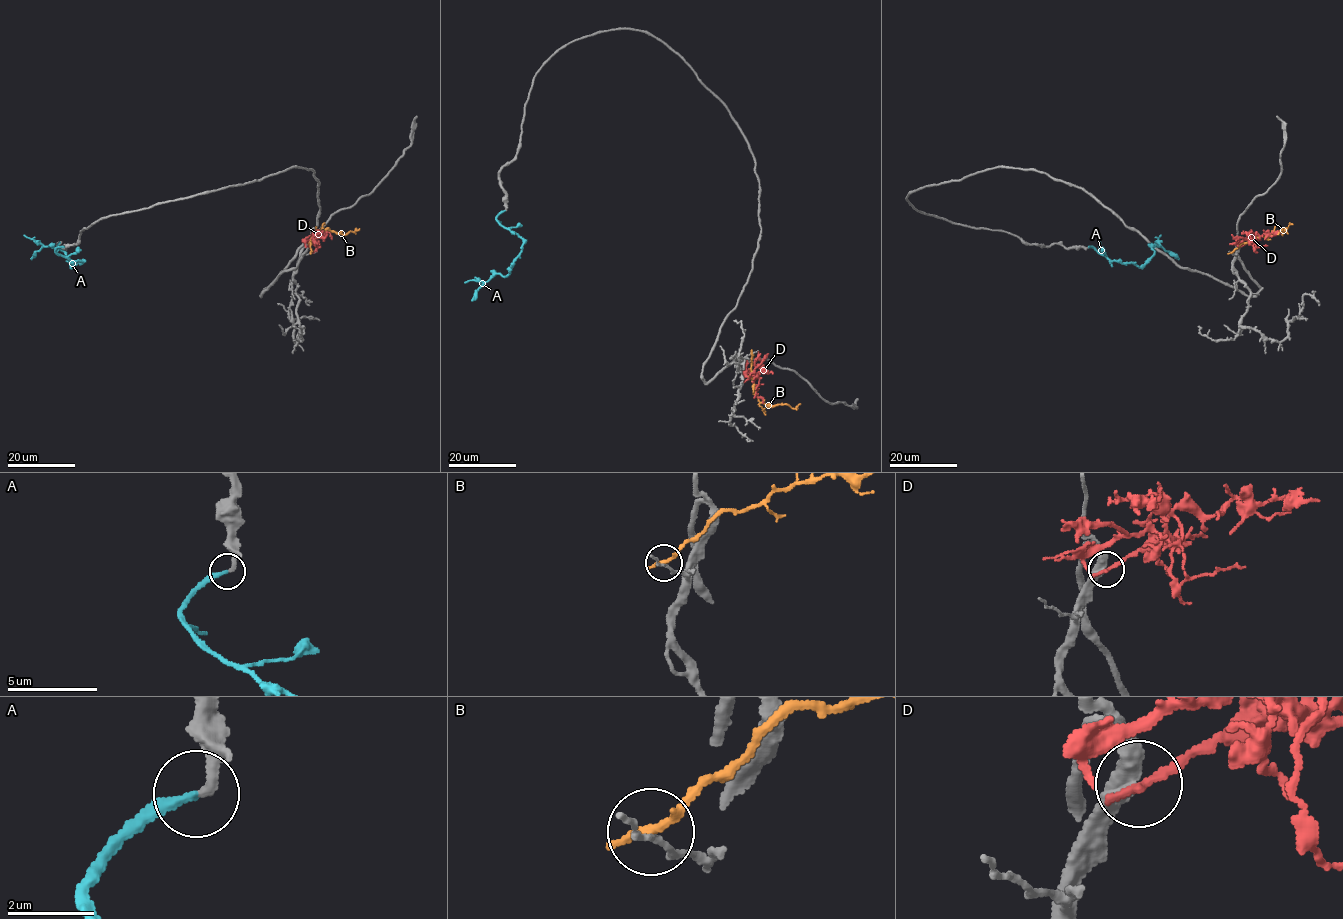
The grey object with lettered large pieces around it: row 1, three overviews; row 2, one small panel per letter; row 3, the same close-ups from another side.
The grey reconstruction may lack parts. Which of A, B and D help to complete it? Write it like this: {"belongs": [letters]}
{"belongs": ["A"]}

